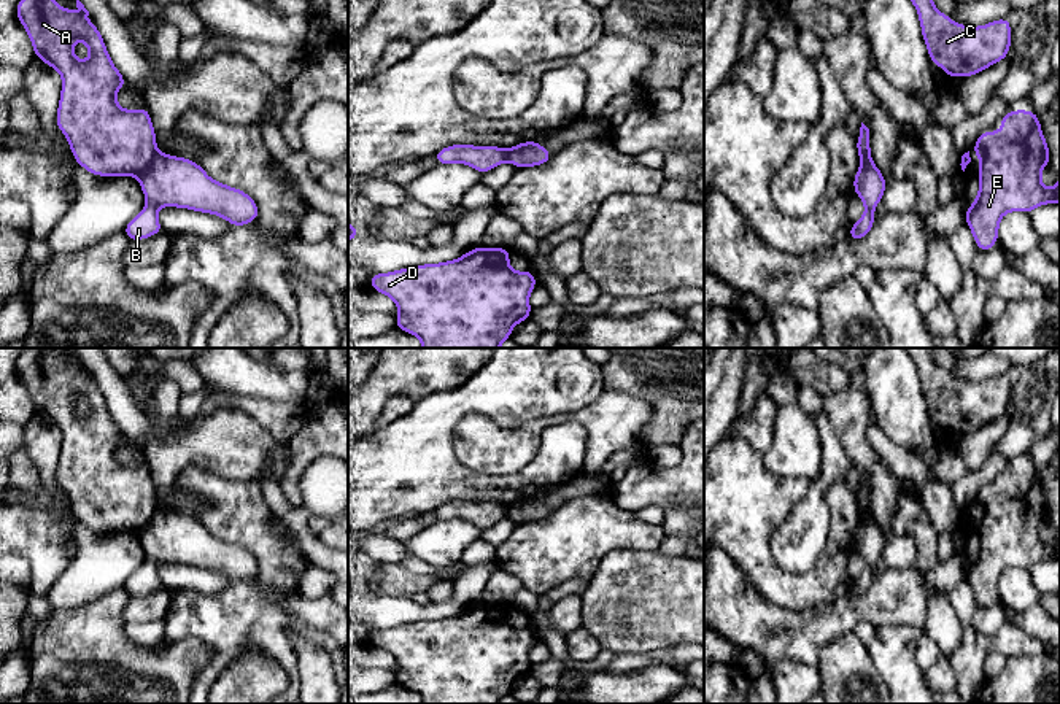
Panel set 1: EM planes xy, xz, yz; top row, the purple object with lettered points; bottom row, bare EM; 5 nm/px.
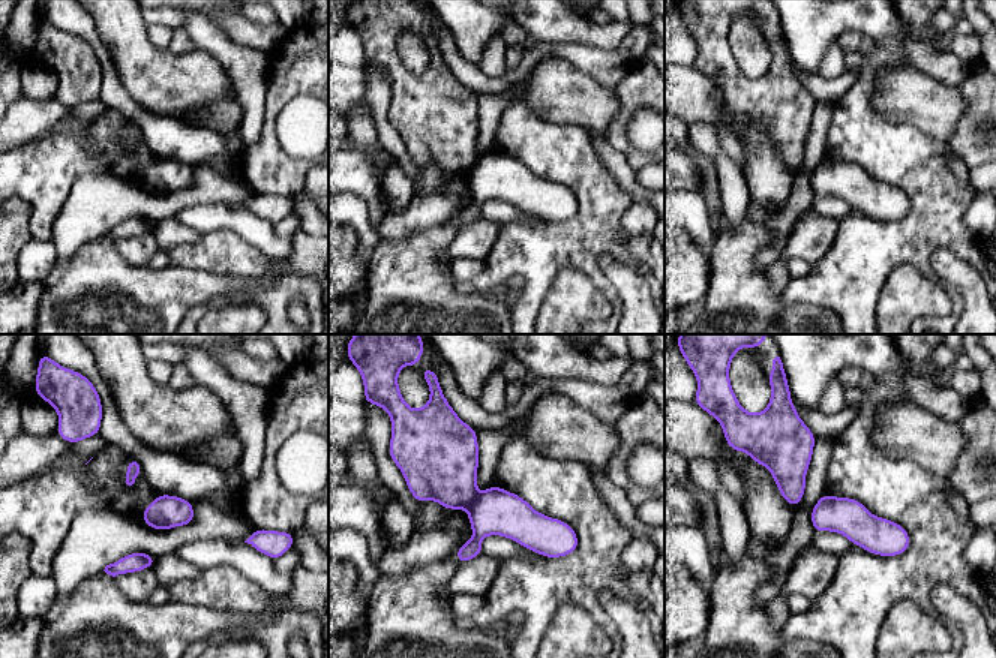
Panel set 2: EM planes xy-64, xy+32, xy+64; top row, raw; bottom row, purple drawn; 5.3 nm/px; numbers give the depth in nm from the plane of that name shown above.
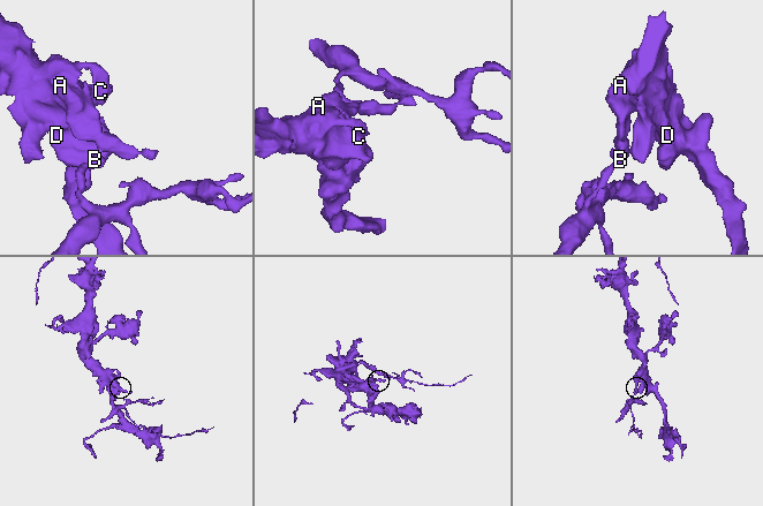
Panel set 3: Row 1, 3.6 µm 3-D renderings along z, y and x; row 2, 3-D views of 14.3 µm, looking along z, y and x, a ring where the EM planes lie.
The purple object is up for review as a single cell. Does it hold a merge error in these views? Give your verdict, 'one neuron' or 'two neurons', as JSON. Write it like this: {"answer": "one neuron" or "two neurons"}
{"answer": "two neurons"}

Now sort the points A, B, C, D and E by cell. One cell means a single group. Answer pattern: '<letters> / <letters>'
A C D E / B

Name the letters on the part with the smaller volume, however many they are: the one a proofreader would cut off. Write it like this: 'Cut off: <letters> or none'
Cut off: B

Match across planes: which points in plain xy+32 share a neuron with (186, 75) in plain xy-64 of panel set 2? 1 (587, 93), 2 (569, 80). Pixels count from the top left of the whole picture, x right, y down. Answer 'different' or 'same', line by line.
1: same
2: same

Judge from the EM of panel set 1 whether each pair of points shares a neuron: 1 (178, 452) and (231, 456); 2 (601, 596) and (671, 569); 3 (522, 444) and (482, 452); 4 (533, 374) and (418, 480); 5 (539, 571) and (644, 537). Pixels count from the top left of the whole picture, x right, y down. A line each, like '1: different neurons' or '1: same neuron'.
1: same neuron
2: same neuron
3: same neuron
4: same neuron
5: same neuron

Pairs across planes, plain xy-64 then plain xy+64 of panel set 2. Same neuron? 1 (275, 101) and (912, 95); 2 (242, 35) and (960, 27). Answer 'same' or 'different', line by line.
1: different
2: same

